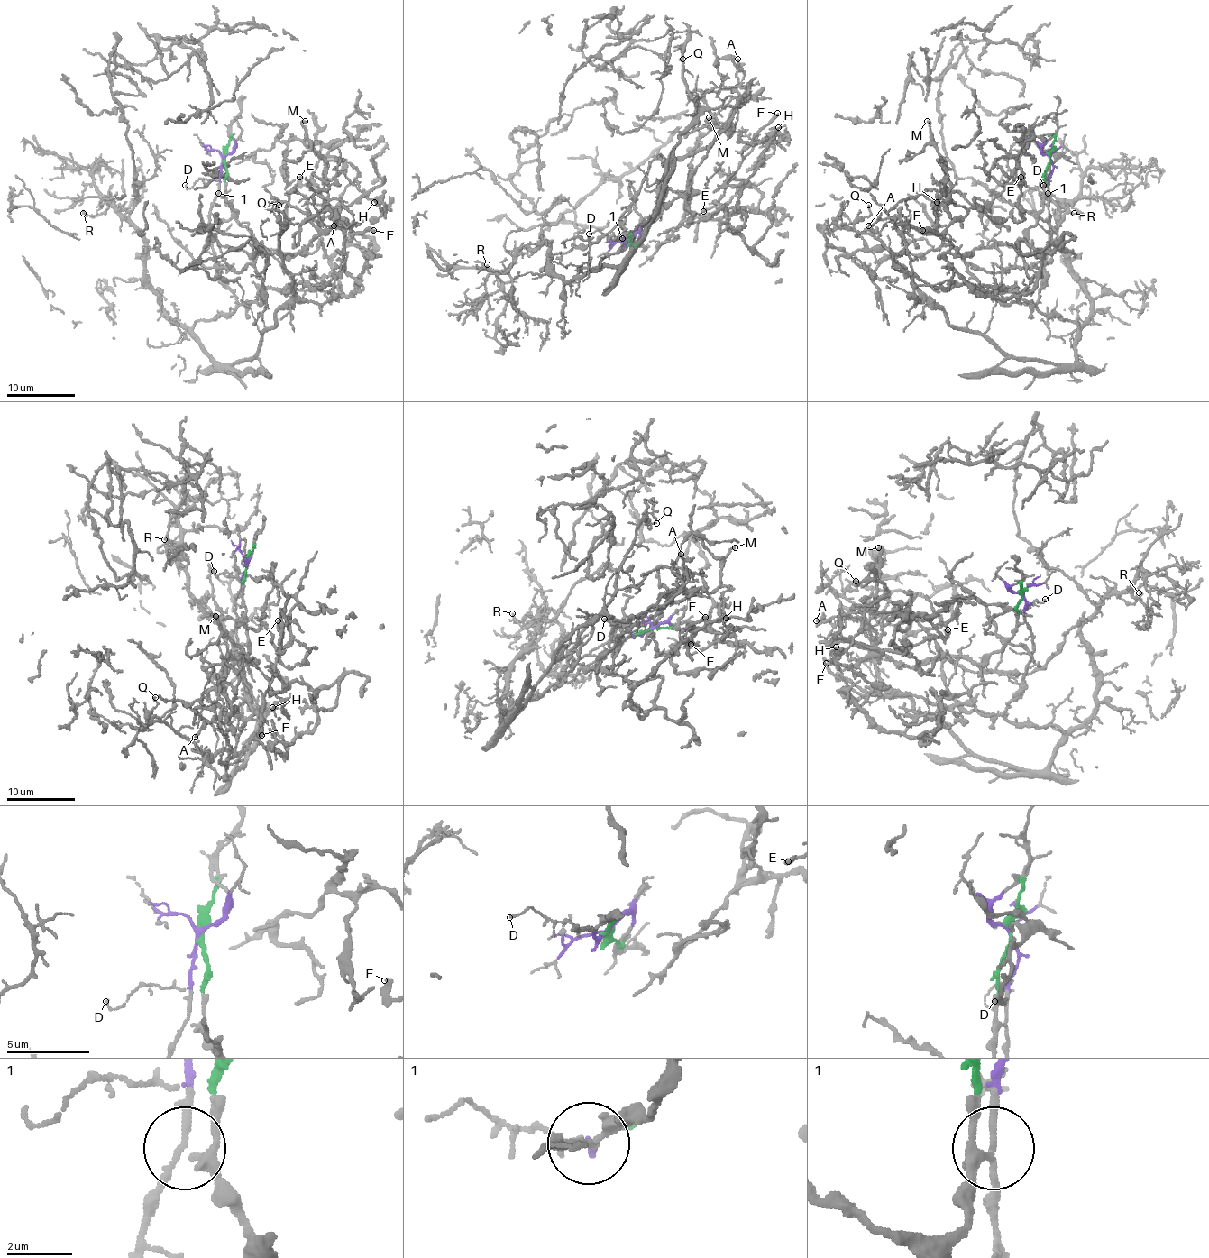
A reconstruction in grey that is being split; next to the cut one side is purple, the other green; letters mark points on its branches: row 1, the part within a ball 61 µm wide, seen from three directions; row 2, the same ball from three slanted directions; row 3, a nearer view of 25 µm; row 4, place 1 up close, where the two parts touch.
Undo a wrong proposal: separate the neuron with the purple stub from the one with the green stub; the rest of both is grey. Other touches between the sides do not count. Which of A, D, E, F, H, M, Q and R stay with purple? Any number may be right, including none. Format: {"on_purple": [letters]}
{"on_purple": ["D", "Q", "R"]}

